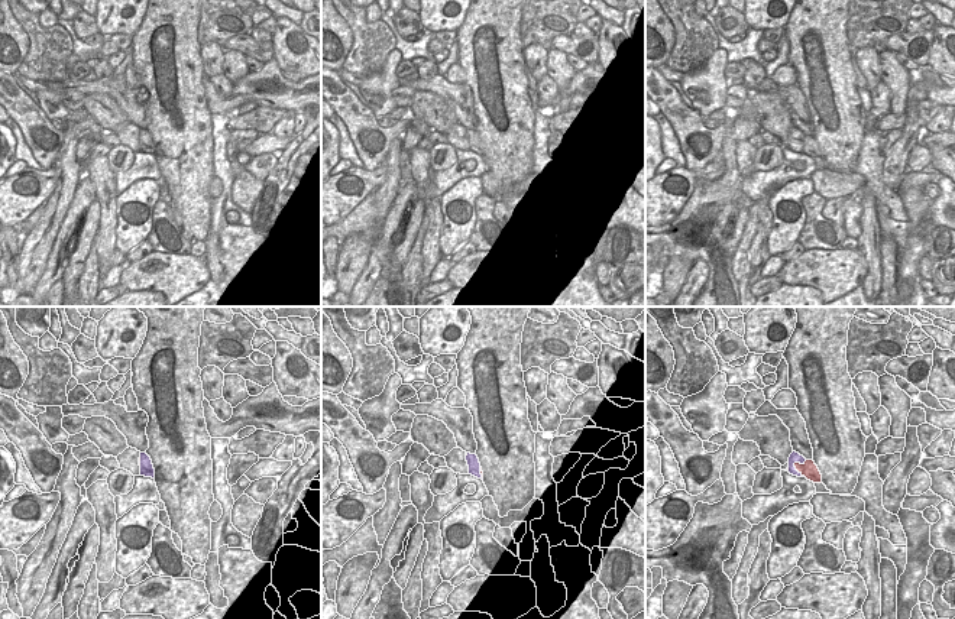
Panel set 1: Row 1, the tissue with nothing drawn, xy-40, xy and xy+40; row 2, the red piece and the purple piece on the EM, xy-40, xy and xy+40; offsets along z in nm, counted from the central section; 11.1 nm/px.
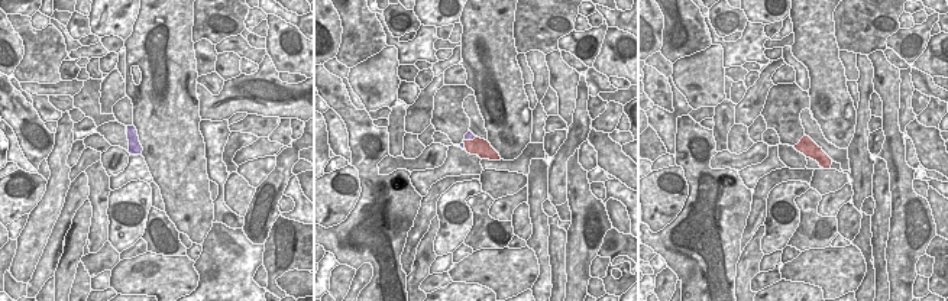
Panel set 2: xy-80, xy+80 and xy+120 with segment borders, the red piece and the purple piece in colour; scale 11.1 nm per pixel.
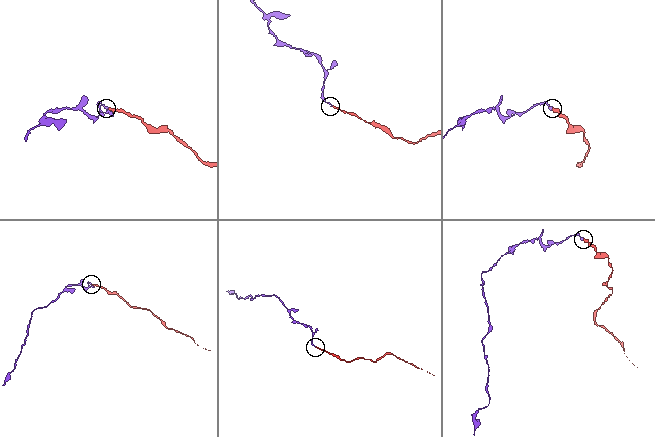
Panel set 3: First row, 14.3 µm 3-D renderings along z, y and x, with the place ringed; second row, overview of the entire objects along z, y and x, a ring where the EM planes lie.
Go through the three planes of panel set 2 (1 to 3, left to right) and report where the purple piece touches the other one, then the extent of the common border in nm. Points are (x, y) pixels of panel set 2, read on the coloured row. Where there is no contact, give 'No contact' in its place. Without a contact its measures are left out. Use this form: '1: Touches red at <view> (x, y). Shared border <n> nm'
1: Touches red at xy-80 (126, 129). Shared border 100 nm
2: Touches red at xy+80 (466, 141). Shared border 200 nm
3: No contact

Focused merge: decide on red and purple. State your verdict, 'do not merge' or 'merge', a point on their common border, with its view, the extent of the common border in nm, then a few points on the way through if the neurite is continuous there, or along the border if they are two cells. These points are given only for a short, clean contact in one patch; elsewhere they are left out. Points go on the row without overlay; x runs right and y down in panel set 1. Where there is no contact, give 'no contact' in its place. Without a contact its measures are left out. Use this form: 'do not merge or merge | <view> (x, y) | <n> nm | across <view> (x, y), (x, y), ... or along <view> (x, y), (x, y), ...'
do not merge | xy+40 (798, 146) | 220 nm

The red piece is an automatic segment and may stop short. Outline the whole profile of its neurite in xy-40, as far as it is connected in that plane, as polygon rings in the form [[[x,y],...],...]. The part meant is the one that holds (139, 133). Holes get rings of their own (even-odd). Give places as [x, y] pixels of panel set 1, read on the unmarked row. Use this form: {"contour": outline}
{"contour": [[[129,123],[122,130],[119,130],[116,135],[120,140],[120,145],[130,148],[133,152],[140,152],[140,142],[139,142],[140,127]]]}

